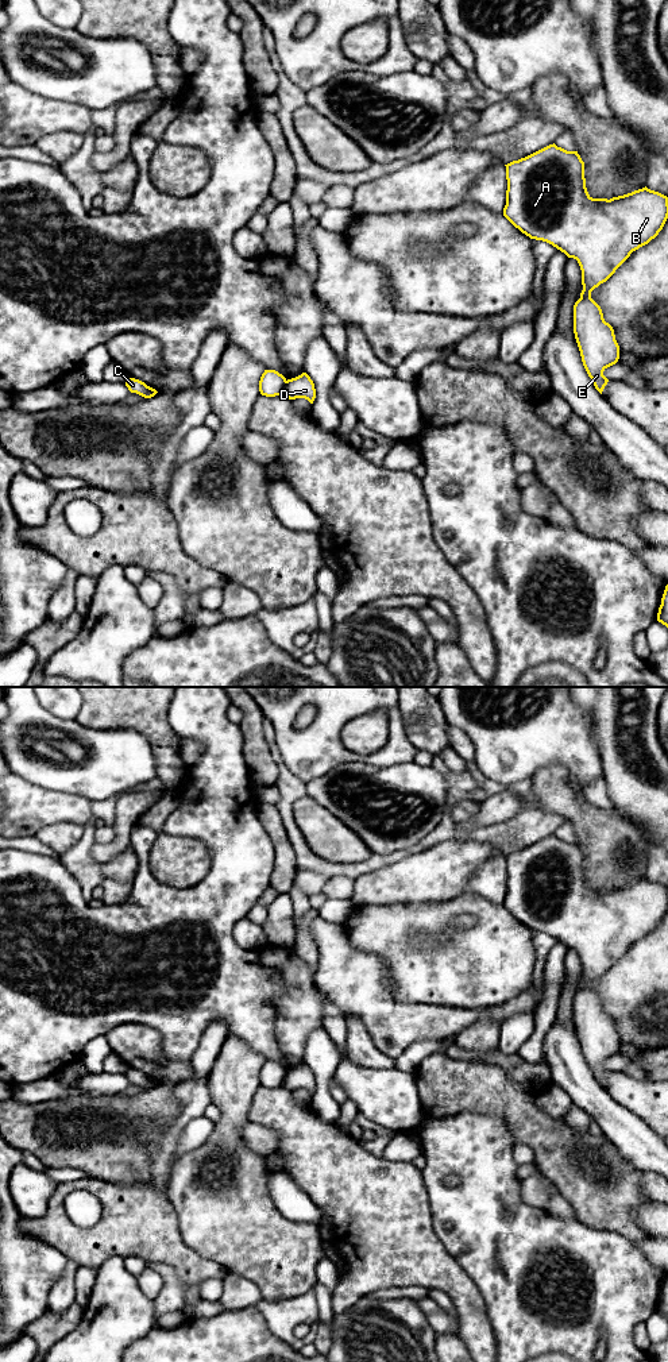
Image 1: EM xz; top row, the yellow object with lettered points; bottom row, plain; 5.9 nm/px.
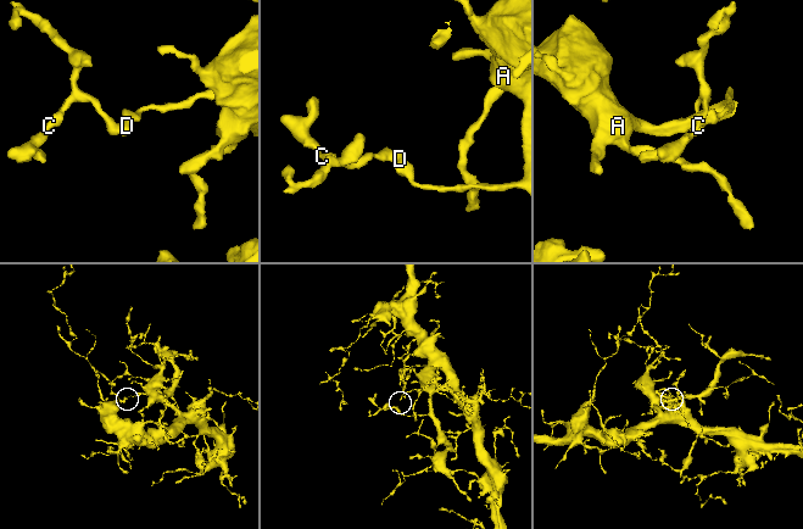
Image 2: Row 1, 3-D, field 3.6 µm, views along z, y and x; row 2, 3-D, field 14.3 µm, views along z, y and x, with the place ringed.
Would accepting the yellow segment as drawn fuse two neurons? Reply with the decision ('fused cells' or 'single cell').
fused cells

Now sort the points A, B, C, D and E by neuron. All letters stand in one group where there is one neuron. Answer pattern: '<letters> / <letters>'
A B D E / C

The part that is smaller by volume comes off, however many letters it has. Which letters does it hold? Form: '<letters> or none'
C

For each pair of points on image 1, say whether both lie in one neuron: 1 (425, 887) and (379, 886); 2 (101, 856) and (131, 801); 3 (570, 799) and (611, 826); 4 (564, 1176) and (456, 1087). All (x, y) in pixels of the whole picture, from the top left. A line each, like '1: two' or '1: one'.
1: one
2: one
3: one
4: one

